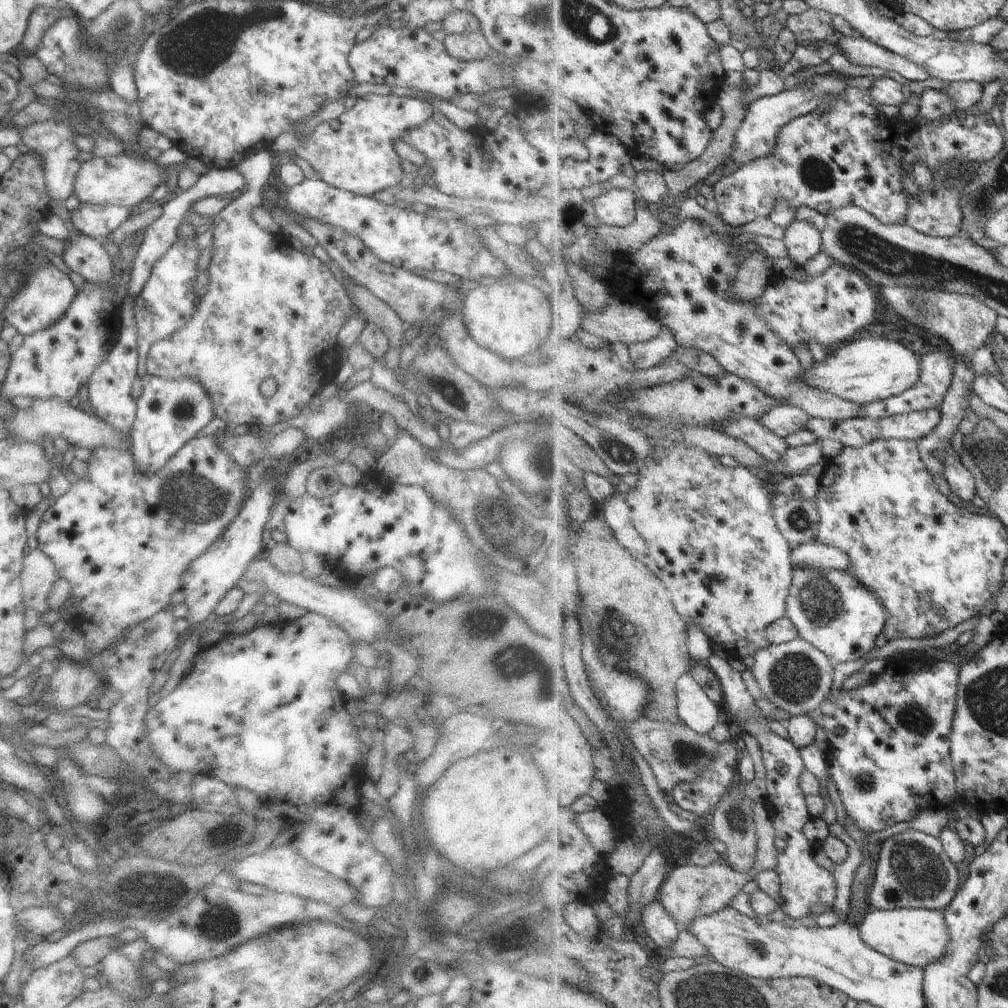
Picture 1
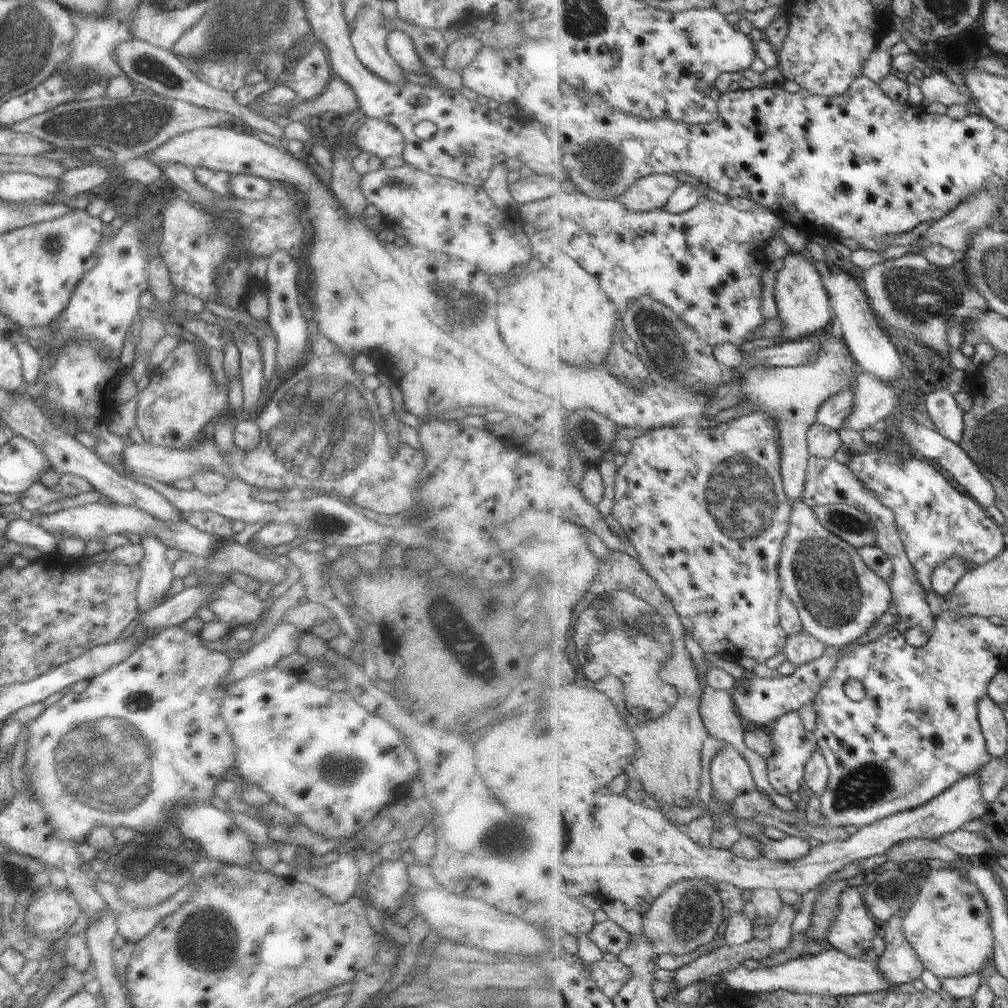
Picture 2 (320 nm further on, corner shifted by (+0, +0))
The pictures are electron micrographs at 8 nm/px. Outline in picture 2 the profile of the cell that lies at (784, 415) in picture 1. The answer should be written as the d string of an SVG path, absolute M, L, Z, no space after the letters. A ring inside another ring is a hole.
M854 386L838 395L830 396L819 408L817 422L831 430L843 429L853 412L855 399Z

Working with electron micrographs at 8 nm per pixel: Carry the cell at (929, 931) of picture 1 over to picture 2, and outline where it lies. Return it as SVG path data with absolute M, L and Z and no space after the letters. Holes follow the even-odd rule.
M935 864L928 870L903 926L905 938L935 977L960 979L981 972L994 958L992 912L985 898L959 866Z

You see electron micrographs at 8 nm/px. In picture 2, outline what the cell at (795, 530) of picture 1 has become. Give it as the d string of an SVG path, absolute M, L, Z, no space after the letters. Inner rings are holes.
M848 504L823 505L814 508L825 528L852 544L856 549L875 547L878 532L872 518L860 508Z

